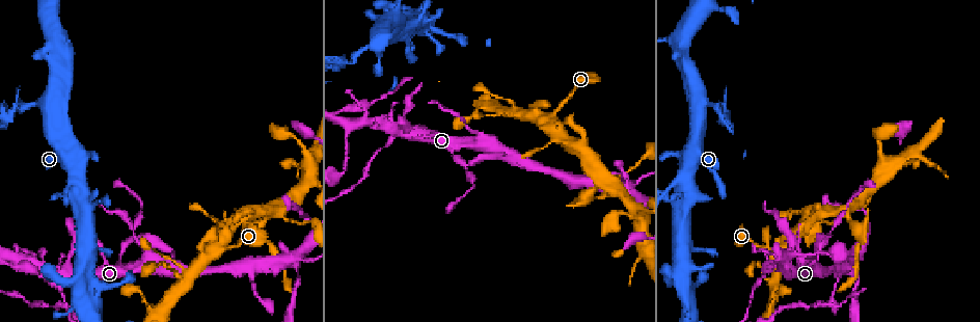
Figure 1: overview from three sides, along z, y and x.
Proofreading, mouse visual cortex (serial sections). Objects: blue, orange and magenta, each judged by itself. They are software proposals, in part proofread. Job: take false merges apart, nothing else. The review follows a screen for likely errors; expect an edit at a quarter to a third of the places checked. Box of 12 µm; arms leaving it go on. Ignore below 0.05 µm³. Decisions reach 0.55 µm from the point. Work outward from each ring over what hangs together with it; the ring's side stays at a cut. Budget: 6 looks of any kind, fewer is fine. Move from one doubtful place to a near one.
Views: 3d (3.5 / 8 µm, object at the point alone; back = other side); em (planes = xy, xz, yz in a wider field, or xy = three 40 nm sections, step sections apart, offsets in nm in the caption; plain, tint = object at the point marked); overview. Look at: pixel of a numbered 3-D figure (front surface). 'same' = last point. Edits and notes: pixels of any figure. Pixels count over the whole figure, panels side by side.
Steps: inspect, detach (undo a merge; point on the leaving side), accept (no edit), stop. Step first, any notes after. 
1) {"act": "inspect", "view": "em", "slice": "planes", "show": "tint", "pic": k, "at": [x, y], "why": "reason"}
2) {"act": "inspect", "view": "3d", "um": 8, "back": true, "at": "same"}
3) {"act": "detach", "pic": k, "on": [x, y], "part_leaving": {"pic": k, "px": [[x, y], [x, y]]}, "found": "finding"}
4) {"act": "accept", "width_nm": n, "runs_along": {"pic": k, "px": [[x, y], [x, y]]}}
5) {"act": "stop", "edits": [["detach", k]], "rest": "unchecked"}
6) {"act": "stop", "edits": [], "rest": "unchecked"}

{"act": "inspect", "view": "3d", "um": 3.5, "pic": 1, "at": [465, 168], "why": "sharp bend"}

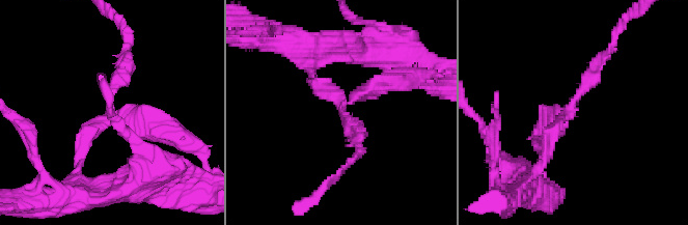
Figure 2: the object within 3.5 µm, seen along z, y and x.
{"act": "inspect", "view": "em", "slice": "xy", "step": 5, "show": "tint", "pic": 2, "at": [342, 105], "why": "need the tissue"}

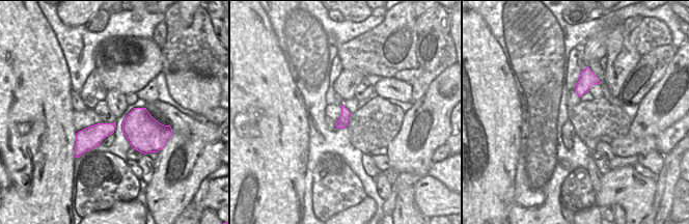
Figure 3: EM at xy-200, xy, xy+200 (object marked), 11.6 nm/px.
{"act": "accept", "found": "one cell here"}

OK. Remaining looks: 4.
{"act": "inspect", "view": "3d", "um": 3.5, "pic": 1, "at": [476, 110], "why": "sharp bend"}

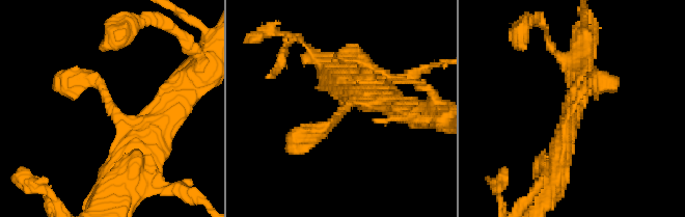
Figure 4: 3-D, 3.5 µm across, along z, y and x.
{"act": "inspect", "view": "em", "slice": "xy", "step": 2, "show": "tint", "pic": 4, "at": [106, 94], "why": "need the tissue"}

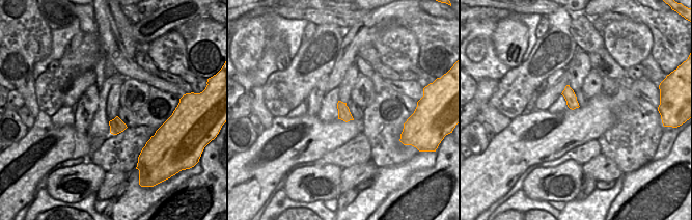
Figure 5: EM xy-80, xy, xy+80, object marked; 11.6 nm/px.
{"act": "accept", "runs_along": {"pic": 4, "px": [[151, 134], [134, 137], [92, 79], [54, 86]]}, "found": "one cell here"}

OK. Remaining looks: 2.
{"act": "inspect", "view": "3d", "um": 3.5, "back": true, "pic": 1, "at": [65, 42], "why": "three-way junction"}

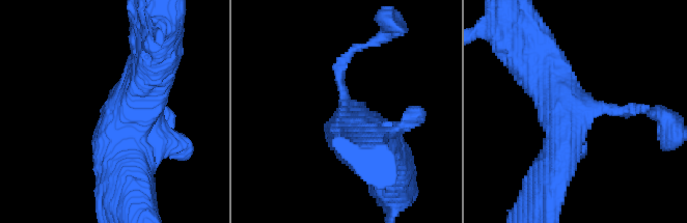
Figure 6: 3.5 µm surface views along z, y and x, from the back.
{"act": "inspect", "view": "em", "slice": "xy", "step": 3, "show": "tint", "pic": 6, "at": [347, 110], "why": "now the EM"}

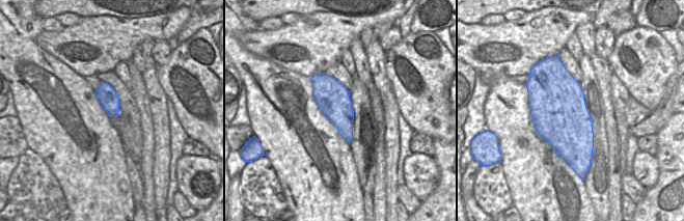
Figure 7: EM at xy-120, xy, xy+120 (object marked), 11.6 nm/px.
{"act": "accept", "runs_along": {"pic": 6, "px": [[137, 194], [125, 117], [149, 73]]}, "found": "continuous, no second cell"}

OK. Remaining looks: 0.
{"act": "stop", "edits": [], "rest": "unchecked"}

